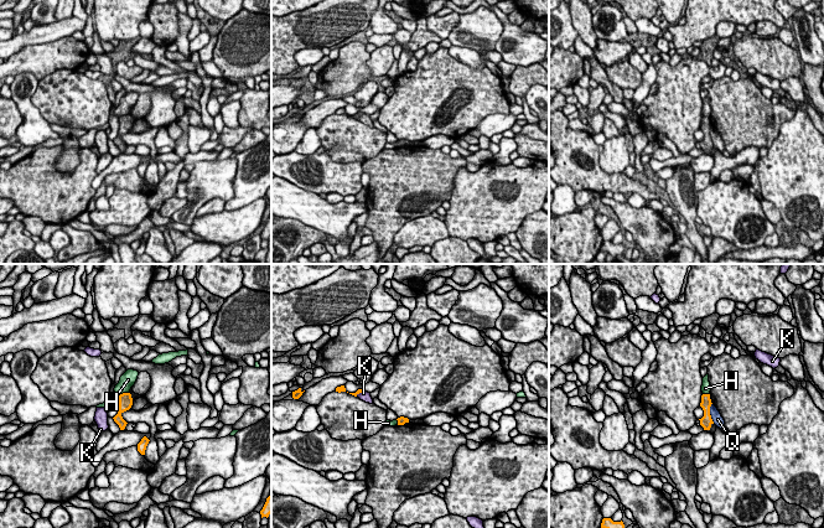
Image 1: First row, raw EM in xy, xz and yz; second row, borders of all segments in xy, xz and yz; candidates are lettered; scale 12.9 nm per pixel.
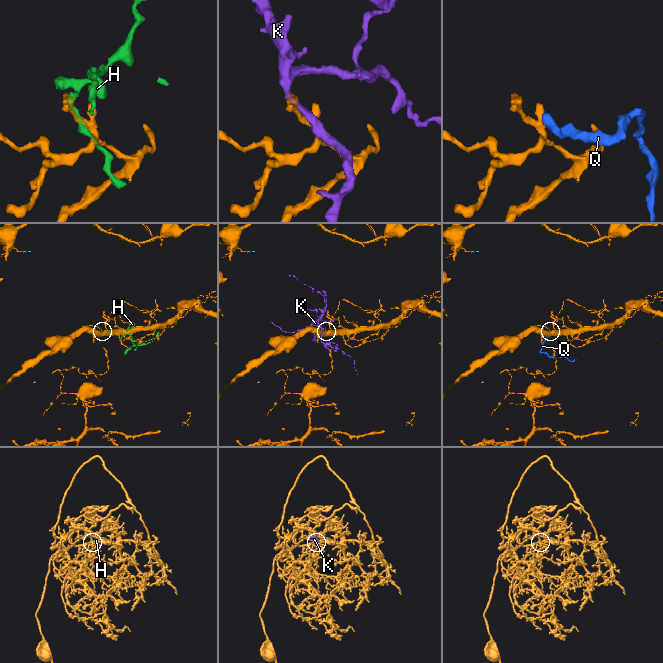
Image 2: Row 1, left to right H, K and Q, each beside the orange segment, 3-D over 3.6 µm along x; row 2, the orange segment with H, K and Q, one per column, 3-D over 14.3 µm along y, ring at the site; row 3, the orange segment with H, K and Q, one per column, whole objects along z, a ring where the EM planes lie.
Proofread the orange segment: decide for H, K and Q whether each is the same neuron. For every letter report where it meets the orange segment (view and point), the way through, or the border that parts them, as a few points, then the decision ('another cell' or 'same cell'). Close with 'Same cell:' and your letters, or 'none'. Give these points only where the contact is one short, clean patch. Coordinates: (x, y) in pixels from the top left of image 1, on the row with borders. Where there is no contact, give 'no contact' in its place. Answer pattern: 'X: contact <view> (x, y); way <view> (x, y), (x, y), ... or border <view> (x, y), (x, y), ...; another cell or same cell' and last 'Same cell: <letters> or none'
H: contact xy (123, 393); border xy (128, 392), (119, 394); another cell
K: contact xz (359, 392); border xz (363, 391), (356, 396); another cell
Q: contact yz (709, 413); border yz (711, 403), (710, 418), (714, 423); another cell
Same cell: none

